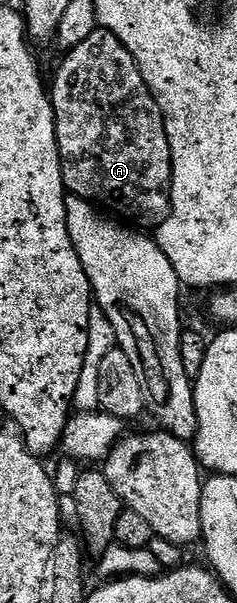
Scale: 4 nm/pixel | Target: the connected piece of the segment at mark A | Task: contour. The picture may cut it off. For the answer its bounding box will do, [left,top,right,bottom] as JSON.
[51,29,173,228]

